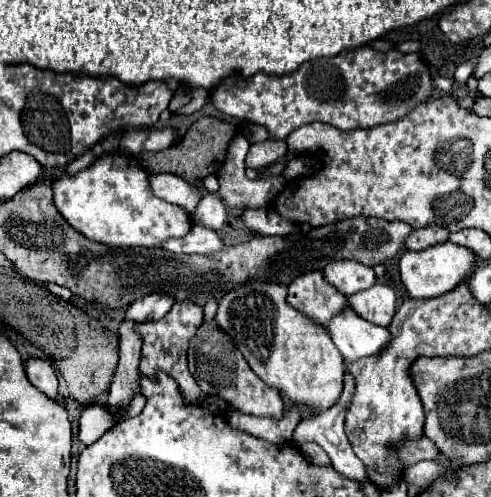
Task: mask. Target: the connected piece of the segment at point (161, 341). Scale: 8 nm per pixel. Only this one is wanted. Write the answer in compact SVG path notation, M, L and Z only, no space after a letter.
M179 301L173 305L173 309L159 321L147 321L139 323L135 329L143 335L143 349L141 349L141 371L145 375L153 375L153 371L167 371L181 387L183 397L189 403L203 403L205 393L199 389L197 381L191 377L187 369L187 347L191 335L195 335L195 329L199 329L199 321L203 321L203 307L191 301Z

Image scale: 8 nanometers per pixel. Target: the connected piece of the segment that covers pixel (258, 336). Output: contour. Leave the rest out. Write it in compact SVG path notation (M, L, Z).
M249 281L245 285L237 285L219 301L219 309L215 321L223 331L227 331L255 375L263 379L267 385L277 387L285 397L289 397L295 405L301 405L309 413L323 413L331 405L335 405L343 391L343 357L339 349L331 341L329 331L325 331L319 323L293 309L287 303L287 285L269 283L269 281Z

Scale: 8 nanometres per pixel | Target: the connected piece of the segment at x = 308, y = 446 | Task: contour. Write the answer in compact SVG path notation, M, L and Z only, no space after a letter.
M307 442L300 447L300 450L315 465L331 465L328 455L323 449L314 442Z

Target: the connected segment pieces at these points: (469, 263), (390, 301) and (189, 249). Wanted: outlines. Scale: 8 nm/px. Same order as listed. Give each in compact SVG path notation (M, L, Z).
M451 241L427 247L423 251L405 251L399 259L399 275L411 297L431 299L455 289L465 275L475 271L475 255Z
M379 283L351 295L347 301L359 317L367 319L373 325L381 325L381 327L387 327L387 323L395 315L395 307L397 307L395 291L391 287L379 285Z
M191 225L191 231L183 237L171 237L163 241L161 249L171 253L199 253L199 255L211 255L215 251L223 249L223 241L219 235L203 225Z

